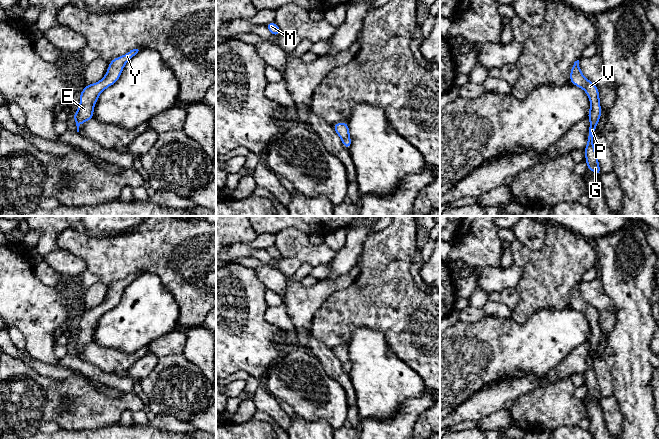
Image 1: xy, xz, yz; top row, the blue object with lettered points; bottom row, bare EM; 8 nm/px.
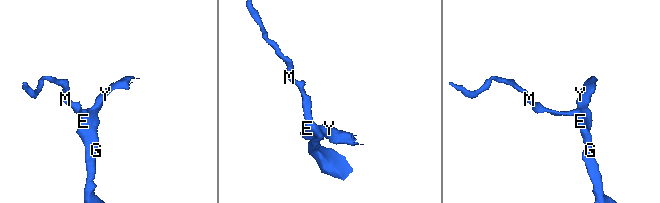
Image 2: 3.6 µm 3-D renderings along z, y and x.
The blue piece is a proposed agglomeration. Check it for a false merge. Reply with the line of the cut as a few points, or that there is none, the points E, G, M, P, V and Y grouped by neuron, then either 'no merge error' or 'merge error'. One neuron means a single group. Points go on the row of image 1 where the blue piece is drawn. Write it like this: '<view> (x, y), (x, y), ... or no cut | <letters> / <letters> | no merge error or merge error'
no cut | E G M P V Y | no merge error

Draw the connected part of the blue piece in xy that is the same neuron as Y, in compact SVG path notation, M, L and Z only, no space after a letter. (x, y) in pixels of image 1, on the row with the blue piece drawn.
M133 49L125 55L117 57L110 61L108 70L105 76L97 83L86 85L80 93L80 107L74 112L74 122L79 132L79 126L91 119L94 119L93 110L99 95L109 86L115 84L125 66L137 53L138 49Z

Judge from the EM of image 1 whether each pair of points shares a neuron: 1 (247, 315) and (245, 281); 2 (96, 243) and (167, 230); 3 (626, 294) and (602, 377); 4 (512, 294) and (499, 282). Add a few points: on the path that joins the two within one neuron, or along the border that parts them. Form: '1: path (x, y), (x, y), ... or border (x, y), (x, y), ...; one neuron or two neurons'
1: path (244, 307), (244, 289); one neuron
2: path (114, 244), (149, 244); one neuron
3: border (598, 355), (609, 365), (614, 384); two neurons
4: border (514, 286), (508, 286), (500, 292); two neurons

